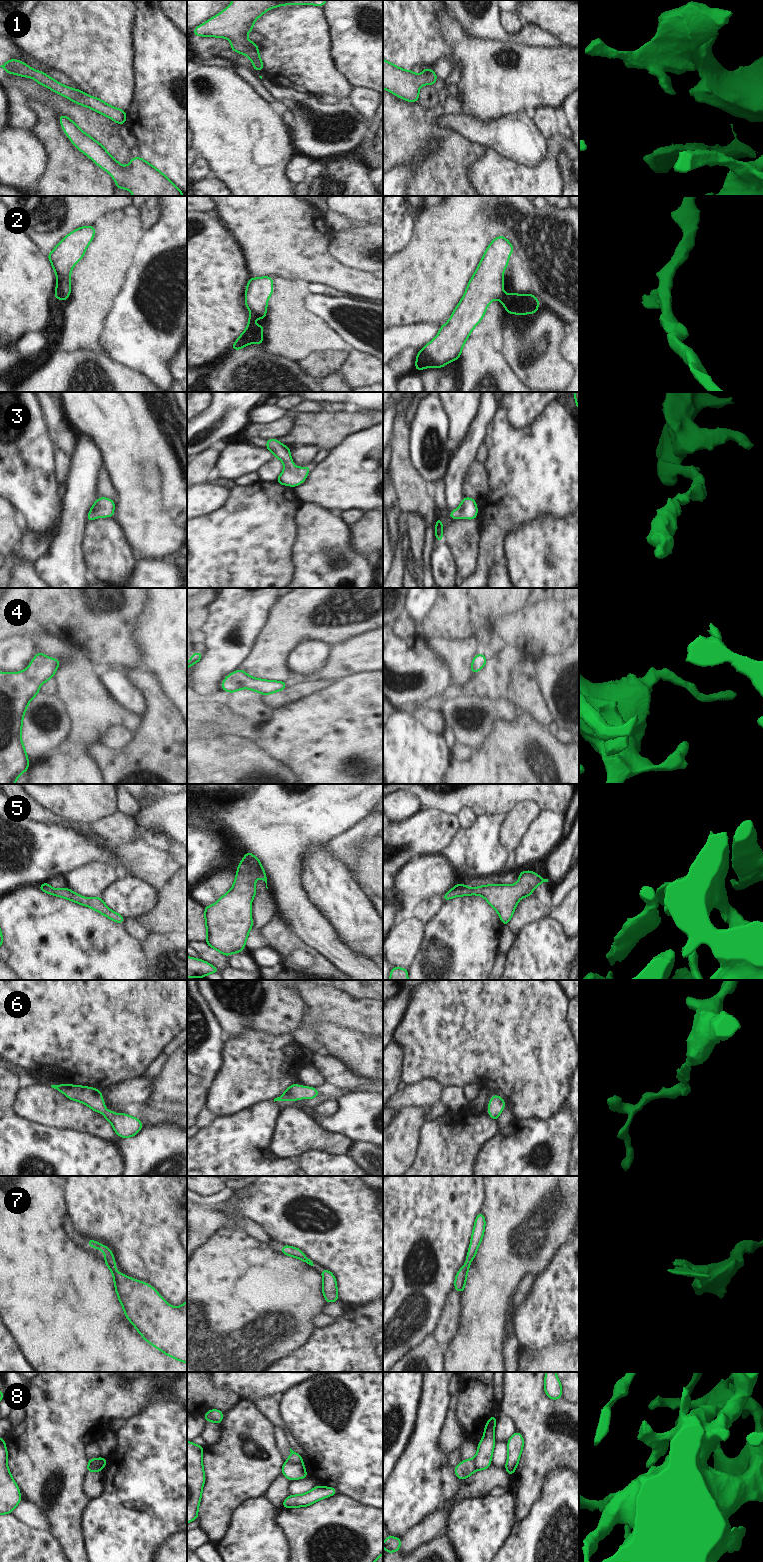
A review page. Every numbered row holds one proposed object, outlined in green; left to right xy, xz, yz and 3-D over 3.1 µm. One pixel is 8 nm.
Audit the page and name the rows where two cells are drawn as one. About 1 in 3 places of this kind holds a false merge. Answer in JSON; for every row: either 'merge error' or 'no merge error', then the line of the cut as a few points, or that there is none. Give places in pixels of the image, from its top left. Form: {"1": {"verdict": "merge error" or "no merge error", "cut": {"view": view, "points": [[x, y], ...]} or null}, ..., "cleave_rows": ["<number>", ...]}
{"1": {"verdict": "no merge error", "cut": null}, "2": {"verdict": "merge error", "cut": {"view": "xz", "points": [[251, 312], [264, 314]]}}, "3": {"verdict": "no merge error", "cut": null}, "4": {"verdict": "no merge error", "cut": null}, "5": {"verdict": "no merge error", "cut": null}, "6": {"verdict": "no merge error", "cut": null}, "7": {"verdict": "no merge error", "cut": null}, "8": {"verdict": "merge error", "cut": {"view": "xy", "points": [[88, 1464], [100, 1462], [103, 1467]]}}, "cleave_rows": ["2", "8"]}

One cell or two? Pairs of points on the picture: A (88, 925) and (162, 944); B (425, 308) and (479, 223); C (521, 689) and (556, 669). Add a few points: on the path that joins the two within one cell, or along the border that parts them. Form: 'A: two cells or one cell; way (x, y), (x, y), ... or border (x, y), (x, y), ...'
A: two cells; border (140, 943), (147, 966)
B: one cell; way (425, 287), (425, 281), (435, 267), (458, 244)
C: two cells; border (533, 662), (537, 686), (545, 702)

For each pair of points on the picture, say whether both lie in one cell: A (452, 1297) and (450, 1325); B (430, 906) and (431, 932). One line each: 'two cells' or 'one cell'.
A: one cell
B: two cells

